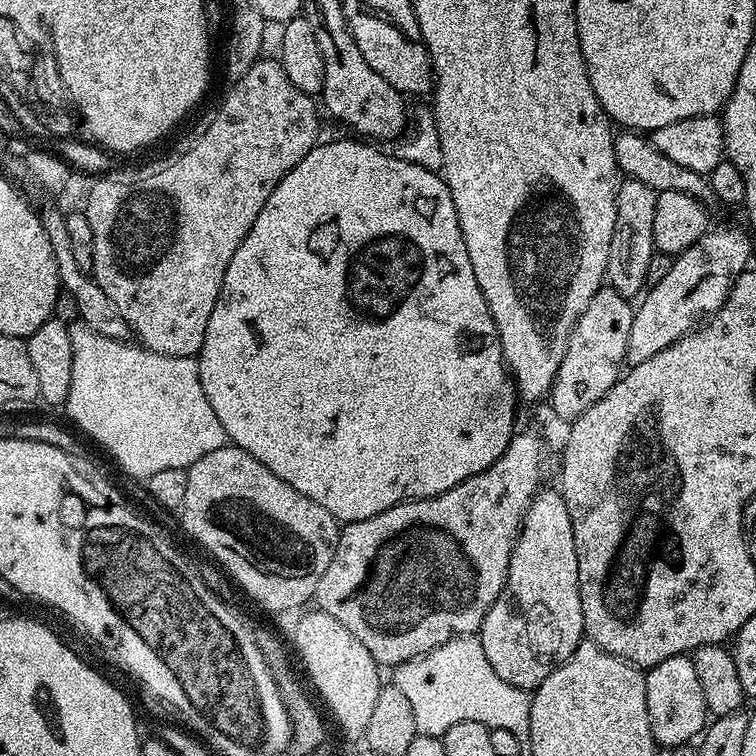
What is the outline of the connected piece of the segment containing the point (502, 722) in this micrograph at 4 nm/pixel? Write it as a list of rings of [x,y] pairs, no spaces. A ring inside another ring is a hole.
[[[475,635],[450,638],[445,644],[430,650],[422,657],[395,665],[391,672],[391,683],[398,690],[402,690],[402,695],[410,701],[410,707],[414,709],[414,722],[419,735],[443,737],[444,732],[450,730],[450,726],[458,722],[482,722],[491,729],[510,730],[510,734],[518,738],[521,753],[530,753],[532,701],[529,693],[523,688],[516,688],[510,682],[498,678],[498,674],[494,674],[494,666],[490,666],[480,641]]]

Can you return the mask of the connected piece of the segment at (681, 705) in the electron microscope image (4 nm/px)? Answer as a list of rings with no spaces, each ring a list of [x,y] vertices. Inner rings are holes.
[[[687,655],[666,658],[666,662],[647,669],[644,685],[652,738],[660,748],[683,748],[692,742],[688,740],[695,741],[703,733],[710,713],[706,698],[702,698],[702,682],[698,682],[698,674]]]

